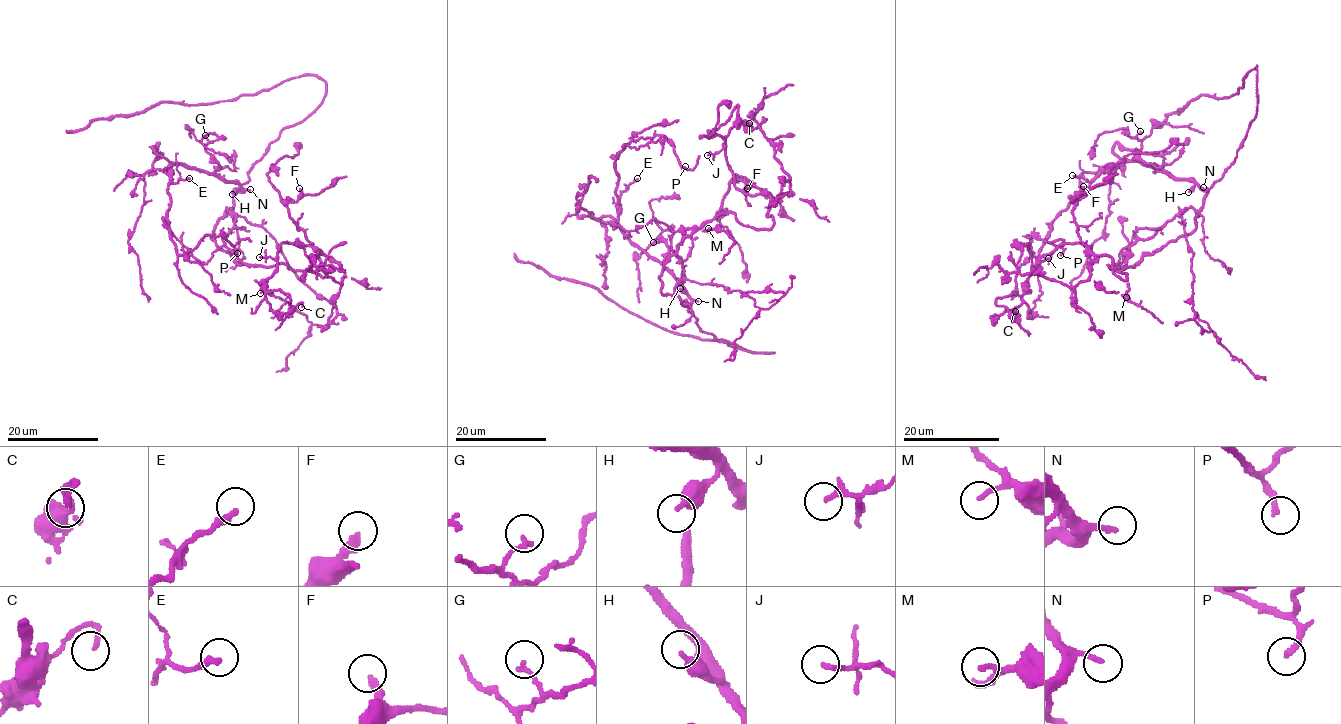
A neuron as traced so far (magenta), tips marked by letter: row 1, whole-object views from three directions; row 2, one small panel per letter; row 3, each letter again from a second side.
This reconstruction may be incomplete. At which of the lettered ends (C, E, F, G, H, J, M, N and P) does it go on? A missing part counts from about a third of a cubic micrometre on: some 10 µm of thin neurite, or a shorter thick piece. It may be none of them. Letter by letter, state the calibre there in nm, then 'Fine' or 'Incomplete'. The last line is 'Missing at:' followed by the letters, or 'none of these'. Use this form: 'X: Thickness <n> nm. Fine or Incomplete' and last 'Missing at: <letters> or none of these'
C: Thickness 180 nm. Fine
E: Thickness 280 nm. Incomplete
F: Thickness 320 nm. Fine
G: Thickness 180 nm. Fine
H: Thickness 320 nm. Fine
J: Thickness 220 nm. Fine
M: Thickness 190 nm. Fine
N: Thickness 200 nm. Incomplete
P: Thickness 240 nm. Fine
Missing at: E, N

